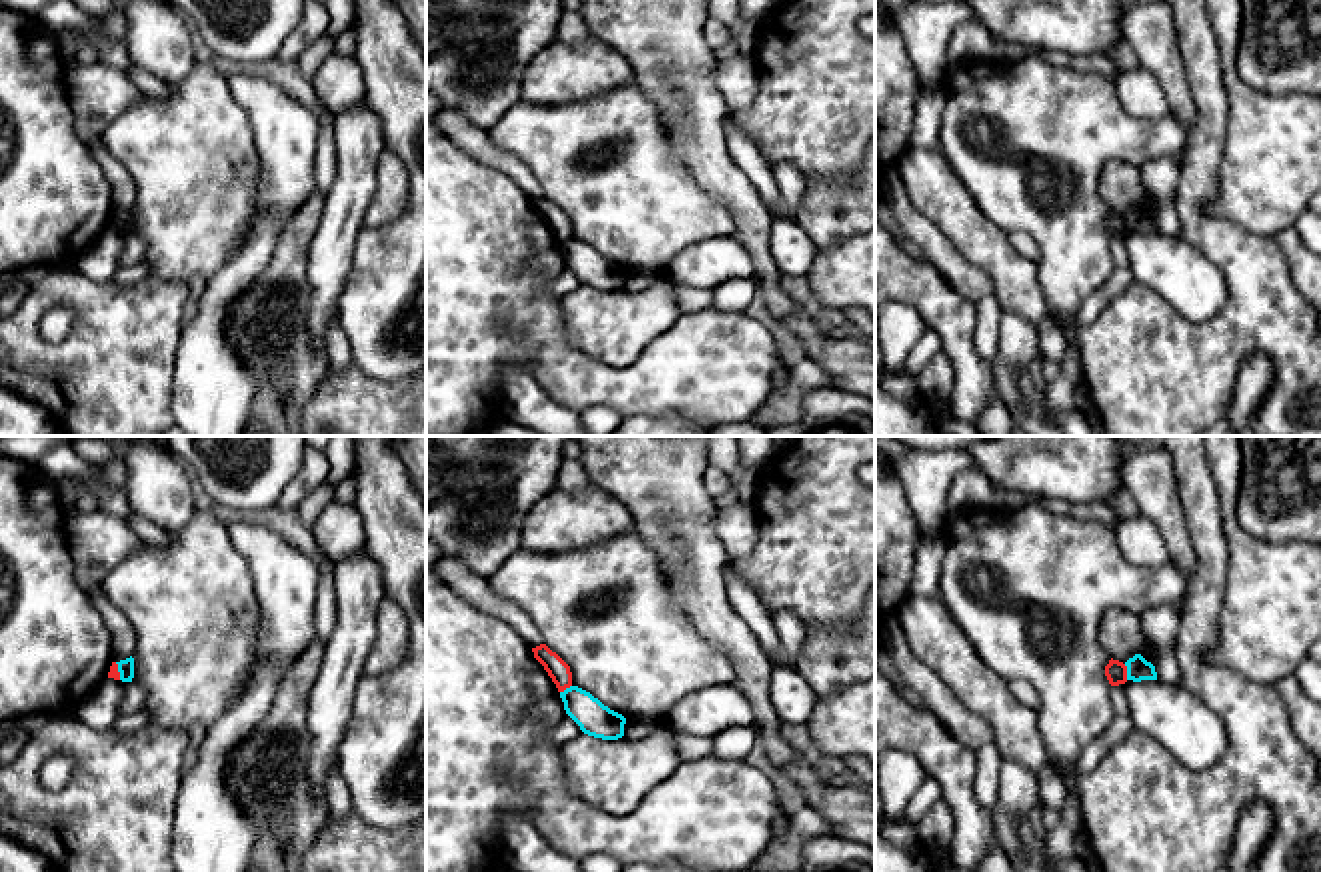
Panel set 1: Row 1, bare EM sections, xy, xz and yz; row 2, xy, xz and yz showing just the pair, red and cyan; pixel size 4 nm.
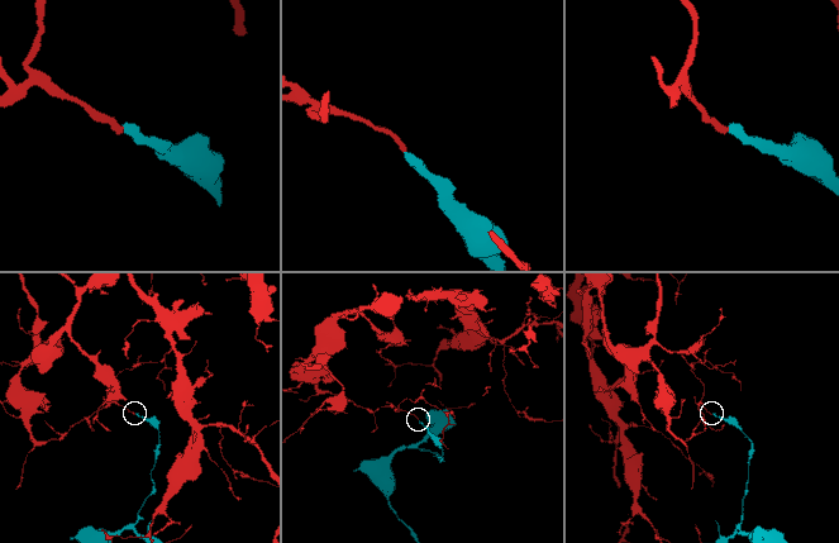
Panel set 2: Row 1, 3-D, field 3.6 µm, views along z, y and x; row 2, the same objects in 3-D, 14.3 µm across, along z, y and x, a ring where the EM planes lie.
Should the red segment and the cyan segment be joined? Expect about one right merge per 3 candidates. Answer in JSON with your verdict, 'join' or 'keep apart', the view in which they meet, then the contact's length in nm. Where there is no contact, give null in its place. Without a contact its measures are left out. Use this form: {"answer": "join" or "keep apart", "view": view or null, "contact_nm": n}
{"answer": "keep apart", "view": "yz", "contact_nm": 70}

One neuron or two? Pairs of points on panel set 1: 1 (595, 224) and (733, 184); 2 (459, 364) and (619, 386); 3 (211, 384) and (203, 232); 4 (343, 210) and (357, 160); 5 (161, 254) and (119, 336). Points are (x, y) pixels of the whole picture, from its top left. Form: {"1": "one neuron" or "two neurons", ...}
{"1": "two neurons", "2": "one neuron", "3": "two neurons", "4": "one neuron", "5": "two neurons"}

